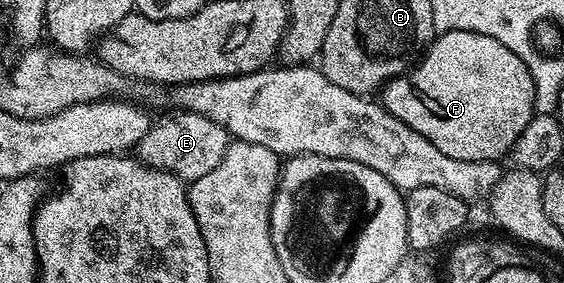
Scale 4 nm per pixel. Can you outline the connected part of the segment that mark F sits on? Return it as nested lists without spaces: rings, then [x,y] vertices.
[[[443,31],[425,48],[425,54],[412,69],[385,84],[379,99],[399,121],[411,125],[415,133],[423,133],[447,157],[455,157],[455,161],[492,163],[512,152],[519,133],[533,120],[536,88],[537,82],[525,62],[511,53],[507,45],[499,45],[495,37],[474,31]]]

